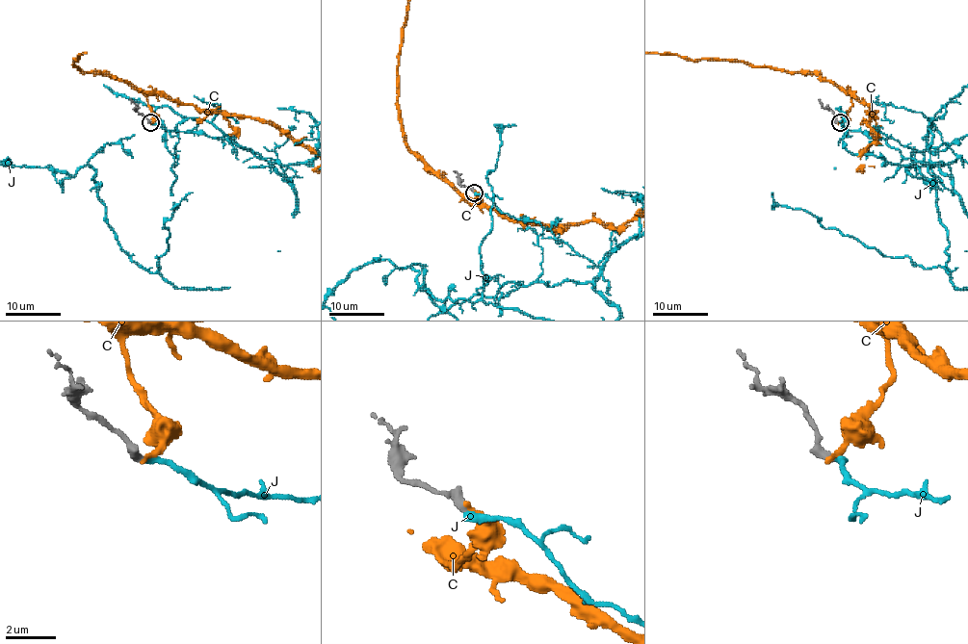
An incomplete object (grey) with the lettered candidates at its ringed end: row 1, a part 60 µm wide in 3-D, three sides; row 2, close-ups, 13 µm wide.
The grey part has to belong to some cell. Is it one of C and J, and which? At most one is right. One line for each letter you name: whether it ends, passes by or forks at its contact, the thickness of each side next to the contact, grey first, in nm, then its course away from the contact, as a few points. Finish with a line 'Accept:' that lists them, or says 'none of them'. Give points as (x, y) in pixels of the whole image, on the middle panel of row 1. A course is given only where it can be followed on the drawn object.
J: it ends there; 360 nm thick on the grey side, 280 nm on the other
Accept: J

